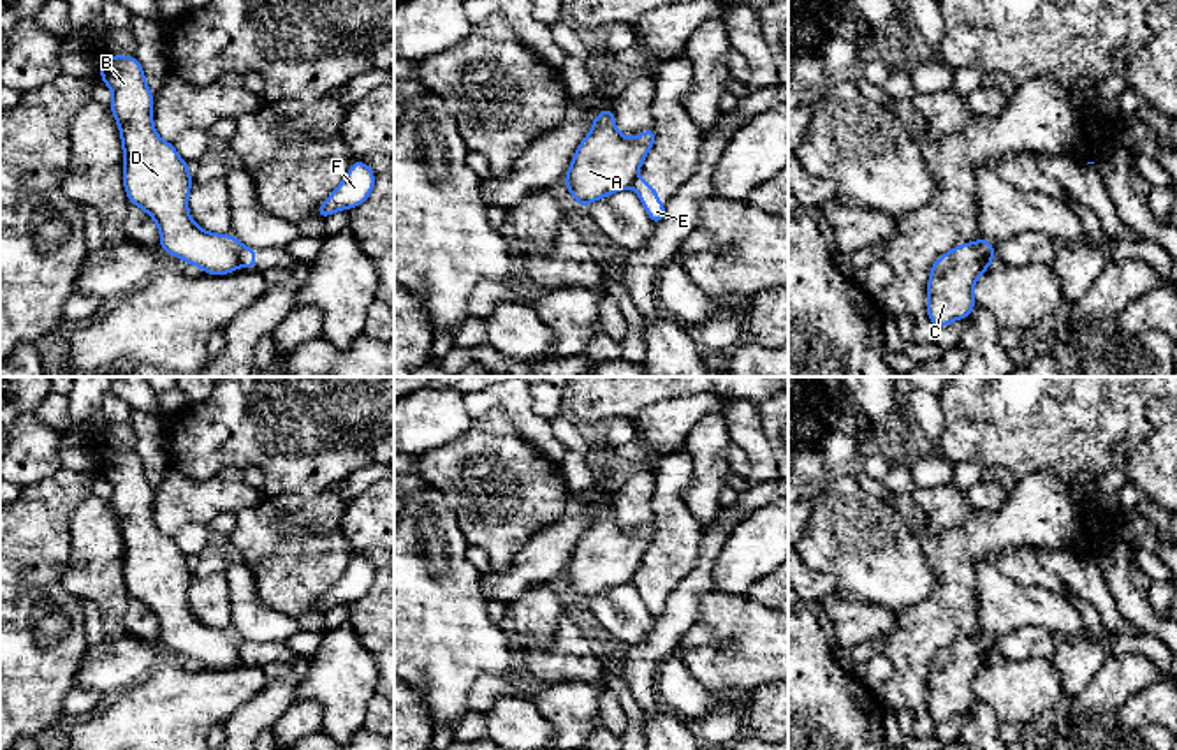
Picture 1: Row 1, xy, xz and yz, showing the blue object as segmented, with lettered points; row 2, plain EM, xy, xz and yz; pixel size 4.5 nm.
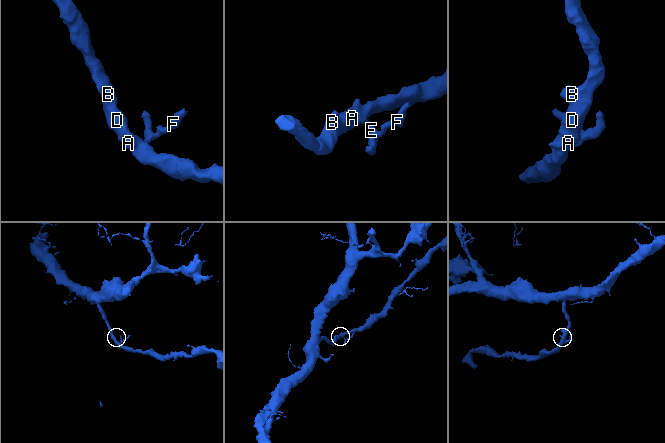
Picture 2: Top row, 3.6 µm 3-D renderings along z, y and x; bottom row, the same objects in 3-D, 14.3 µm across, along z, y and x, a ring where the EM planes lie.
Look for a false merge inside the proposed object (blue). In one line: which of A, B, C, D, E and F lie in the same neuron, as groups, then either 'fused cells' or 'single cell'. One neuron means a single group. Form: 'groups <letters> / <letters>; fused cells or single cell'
groups A B C D / E F; fused cells

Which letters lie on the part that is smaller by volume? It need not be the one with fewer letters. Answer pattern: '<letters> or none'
E, F

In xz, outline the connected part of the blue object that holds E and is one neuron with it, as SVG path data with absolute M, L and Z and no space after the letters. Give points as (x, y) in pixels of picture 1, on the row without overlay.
M640 572L635 576L635 585L637 585L637 590L639 590L647 611L656 620L660 620L663 616L667 600L663 600L662 595L658 593L654 581Z

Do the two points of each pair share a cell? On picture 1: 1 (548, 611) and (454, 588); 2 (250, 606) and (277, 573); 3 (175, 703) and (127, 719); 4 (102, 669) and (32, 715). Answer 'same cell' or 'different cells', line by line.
1: different cells
2: different cells
3: same cell
4: different cells

